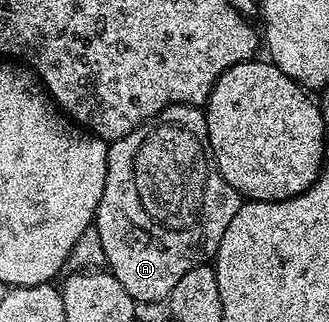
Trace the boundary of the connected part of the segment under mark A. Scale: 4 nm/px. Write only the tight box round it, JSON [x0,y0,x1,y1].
[92,104,242,304]

